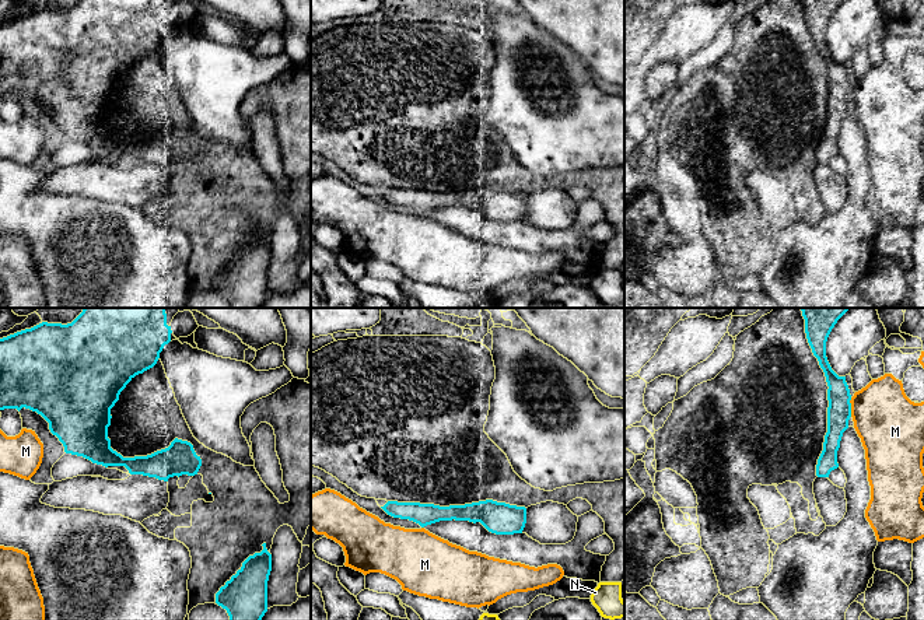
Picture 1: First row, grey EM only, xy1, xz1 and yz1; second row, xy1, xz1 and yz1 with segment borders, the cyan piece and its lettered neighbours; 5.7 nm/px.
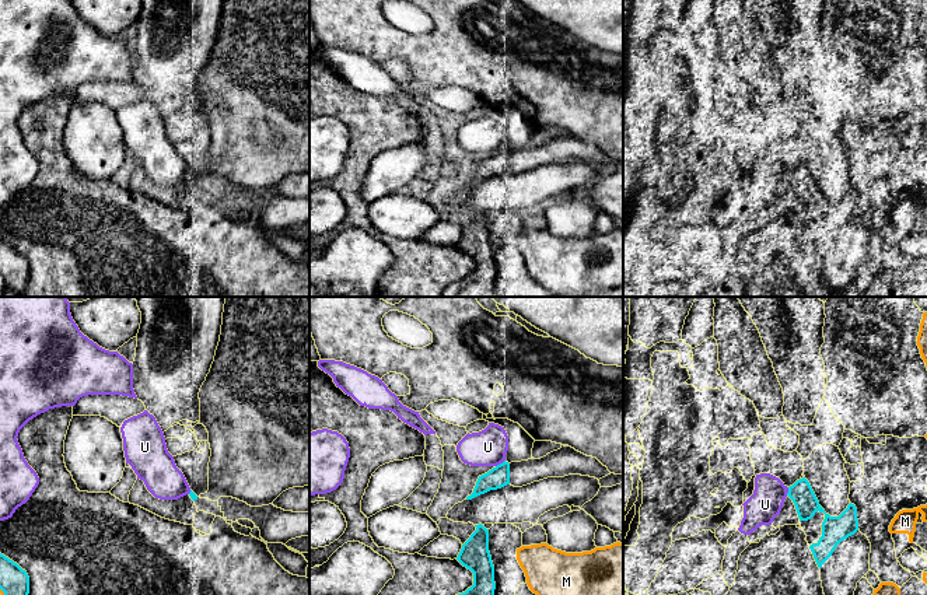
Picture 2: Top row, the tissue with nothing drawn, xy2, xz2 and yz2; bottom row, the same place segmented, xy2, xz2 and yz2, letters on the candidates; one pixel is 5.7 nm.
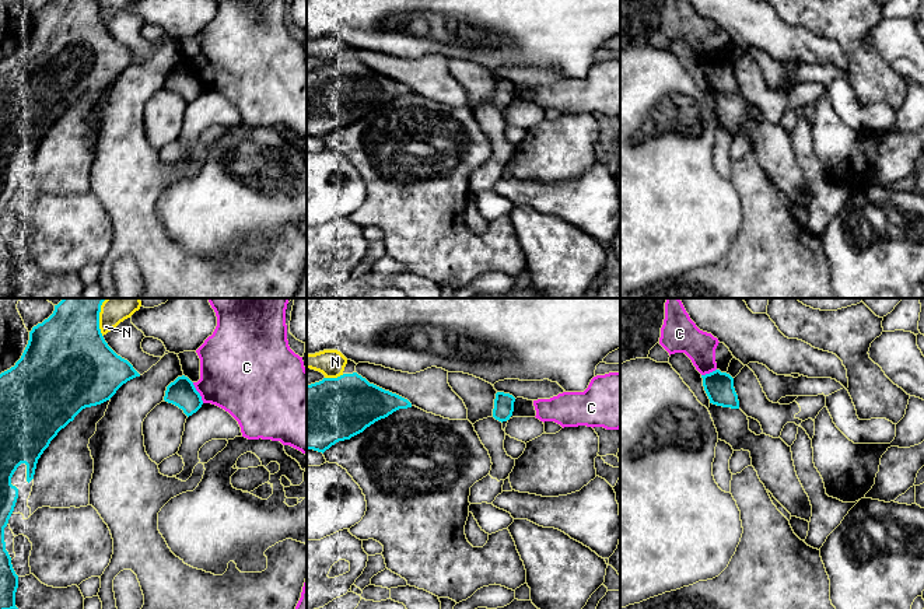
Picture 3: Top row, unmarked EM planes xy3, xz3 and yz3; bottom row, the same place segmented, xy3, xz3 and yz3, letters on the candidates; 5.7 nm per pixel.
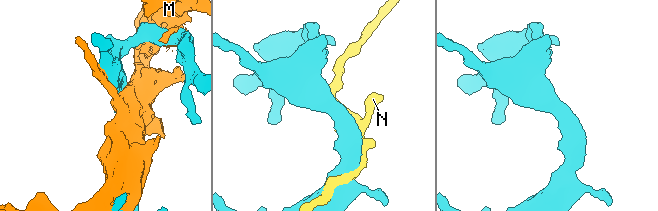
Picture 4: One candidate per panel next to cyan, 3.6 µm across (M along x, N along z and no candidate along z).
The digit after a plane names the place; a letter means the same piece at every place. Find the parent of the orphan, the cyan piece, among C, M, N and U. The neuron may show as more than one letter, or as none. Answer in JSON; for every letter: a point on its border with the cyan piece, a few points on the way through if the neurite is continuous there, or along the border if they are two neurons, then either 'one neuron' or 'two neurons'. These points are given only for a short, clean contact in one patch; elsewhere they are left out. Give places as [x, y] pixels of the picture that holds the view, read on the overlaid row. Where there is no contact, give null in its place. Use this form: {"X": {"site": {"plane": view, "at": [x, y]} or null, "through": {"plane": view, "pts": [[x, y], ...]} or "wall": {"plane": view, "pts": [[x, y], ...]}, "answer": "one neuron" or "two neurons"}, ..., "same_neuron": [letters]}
{"C": {"site": {"plane": "xy3", "at": [198, 392]}, "wall": {"plane": "xy3", "pts": [[192, 382], [203, 402]]}, "answer": "two neurons"}, "M": {"site": {"plane": "yz1", "at": [850, 407]}, "answer": "two neurons"}, "N": {"site": {"plane": "xz3", "at": [333, 378]}, "answer": "two neurons"}, "U": {"site": {"plane": "xz2", "at": [500, 464]}, "answer": "two neurons"}, "same_neuron": []}

